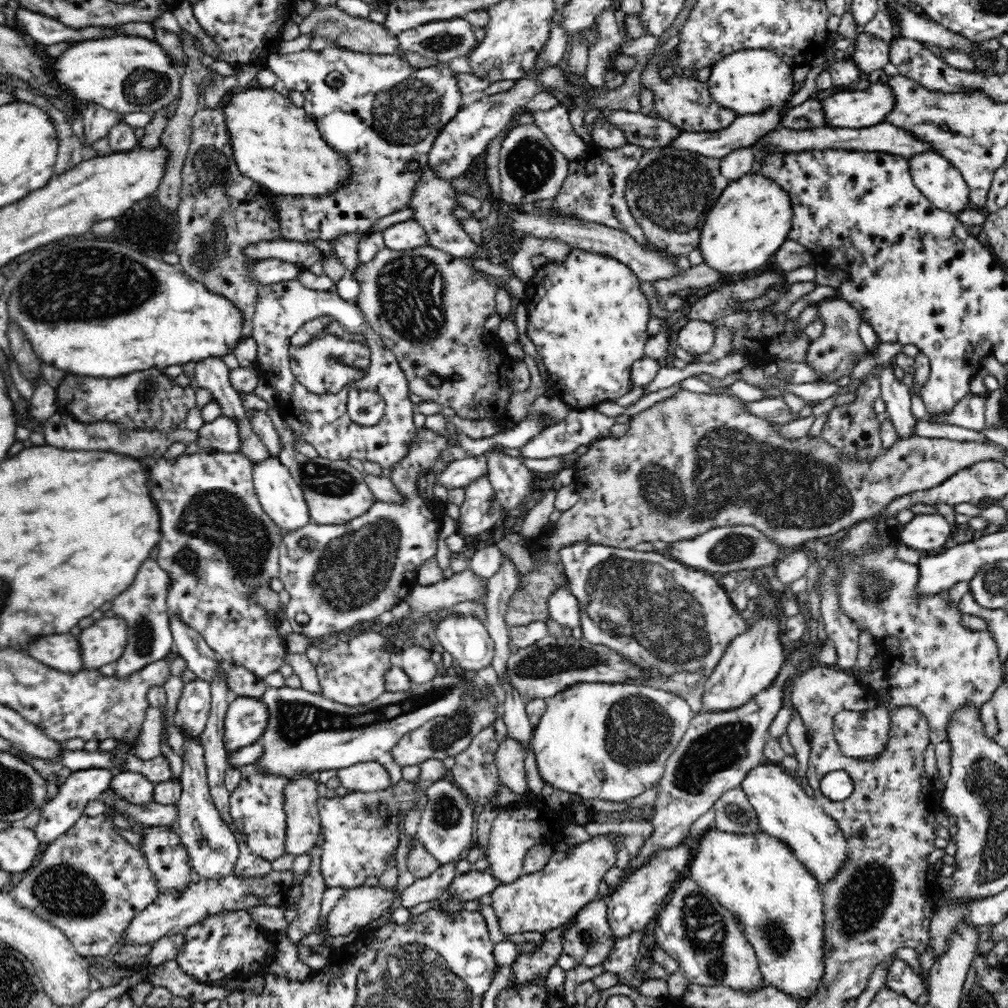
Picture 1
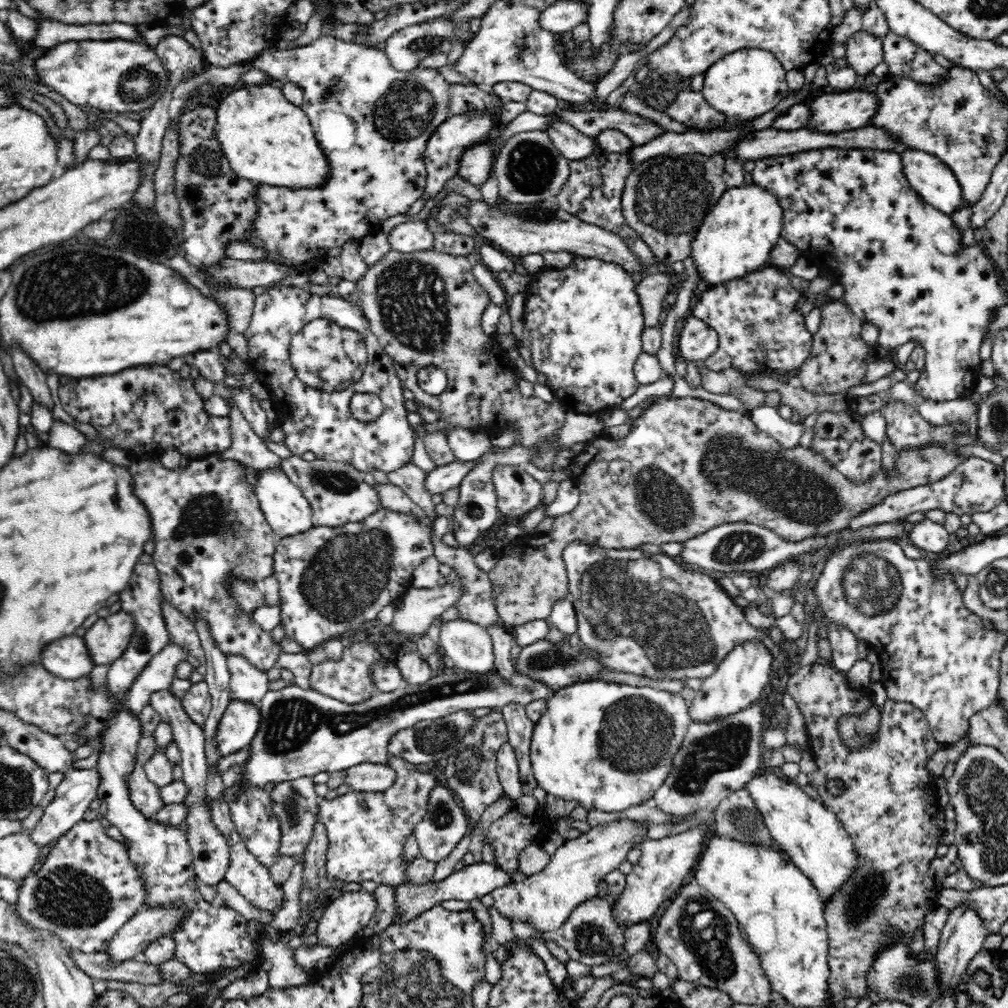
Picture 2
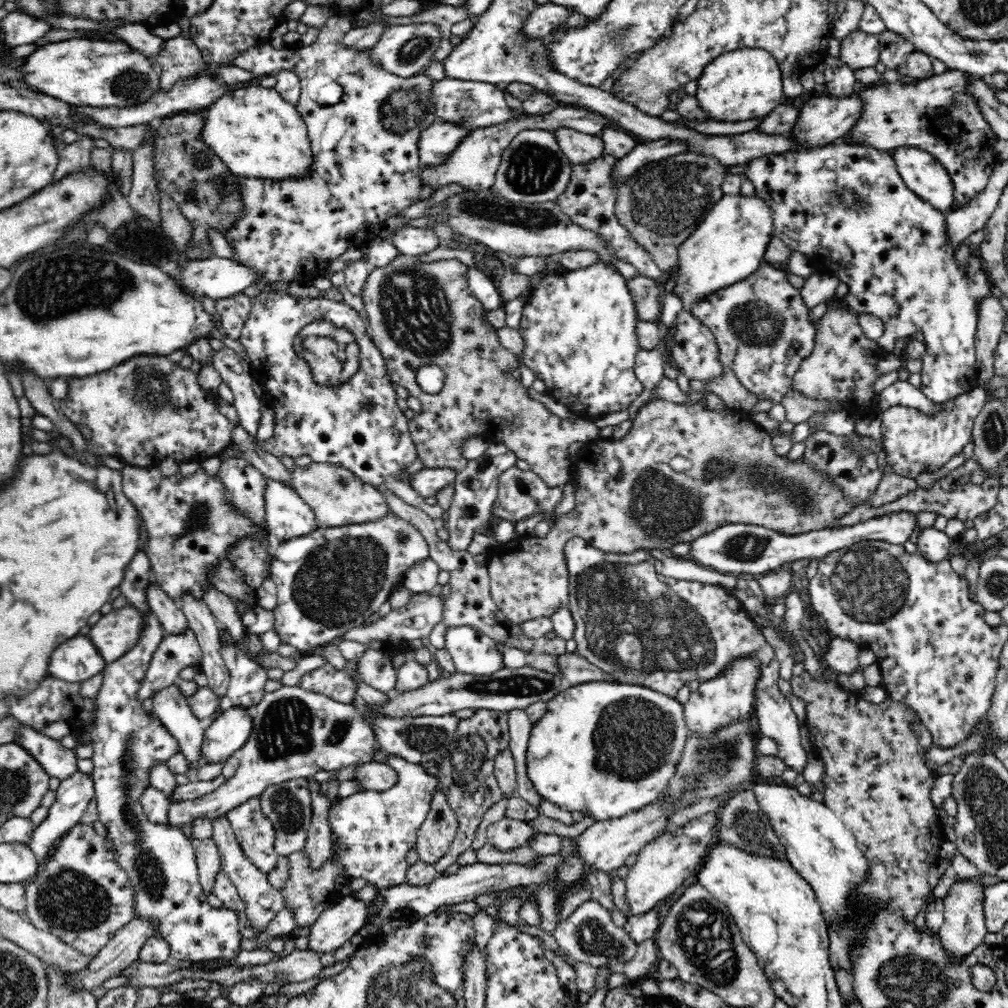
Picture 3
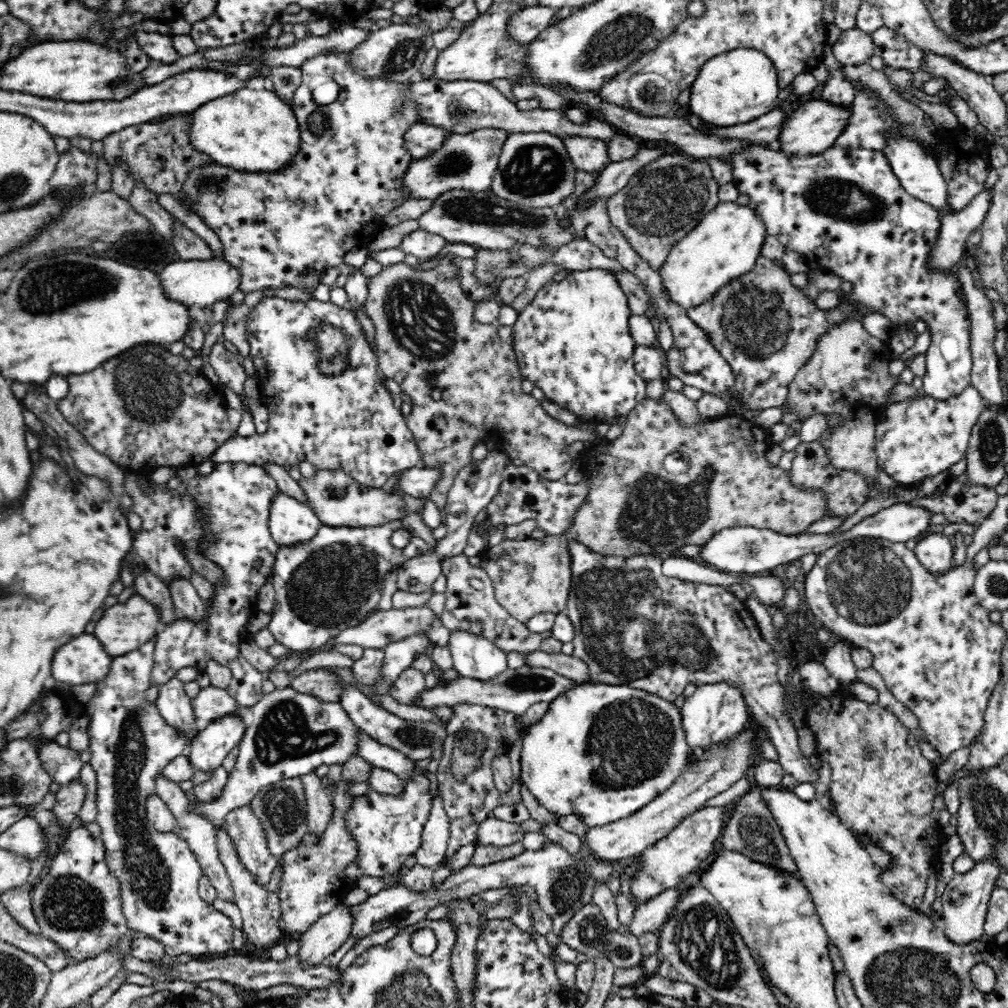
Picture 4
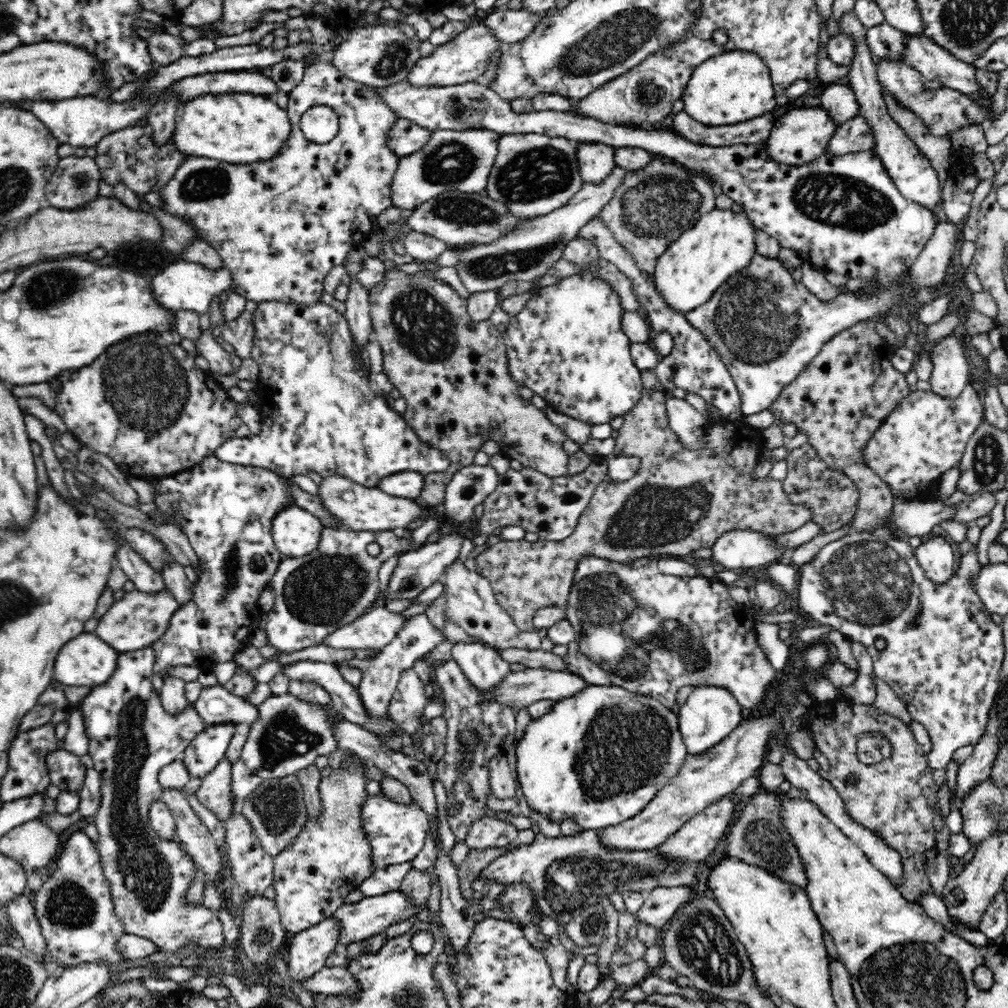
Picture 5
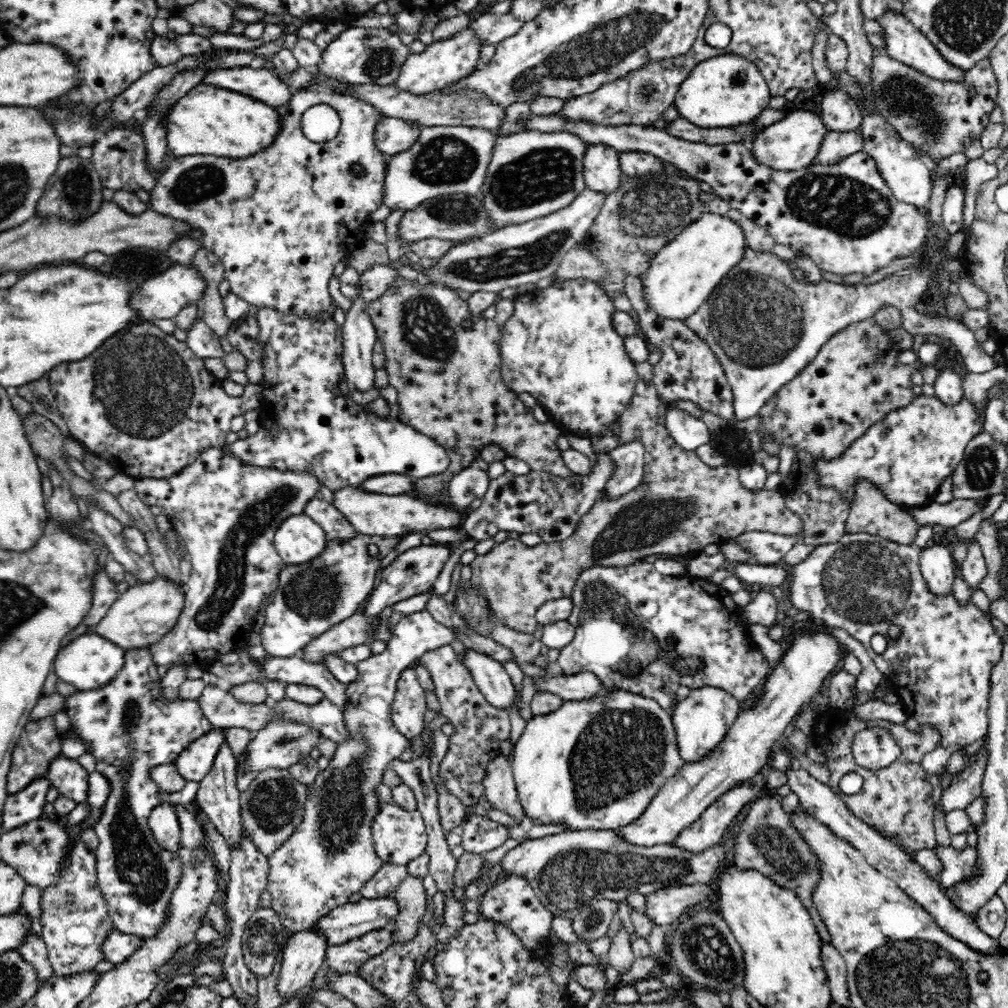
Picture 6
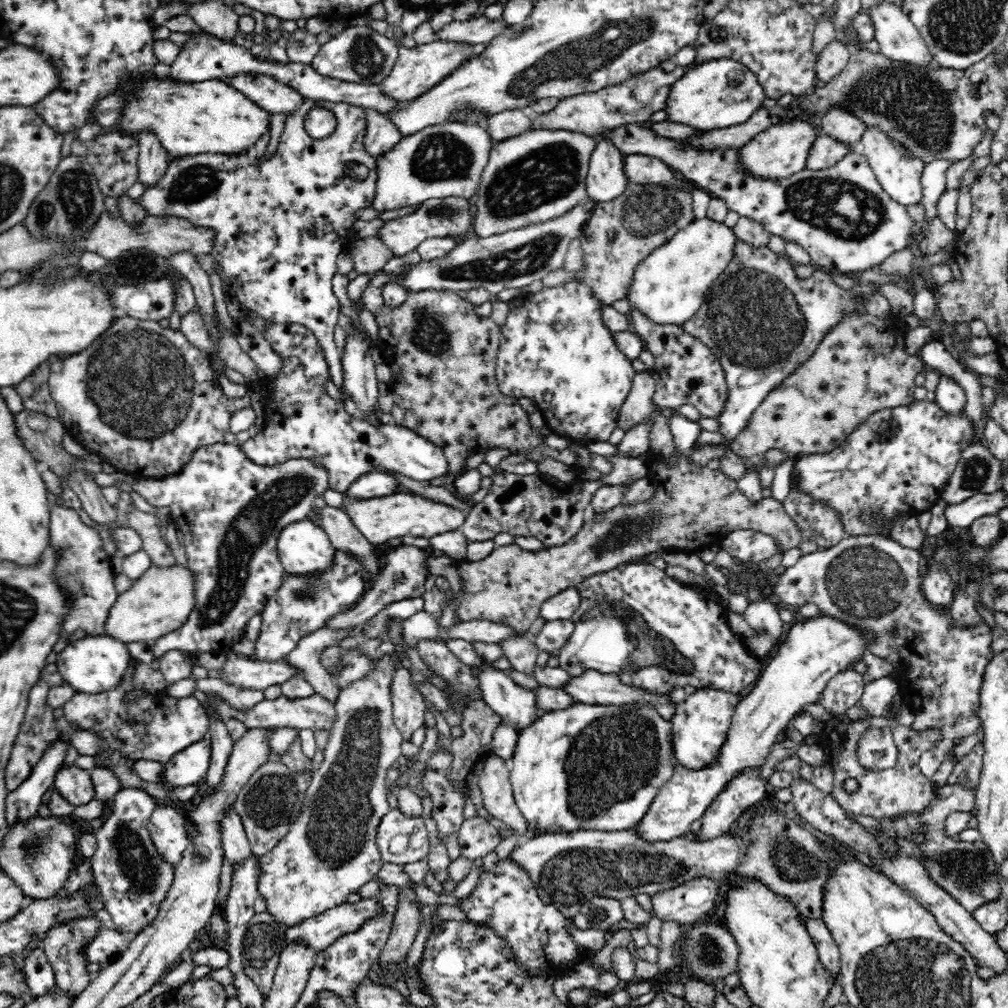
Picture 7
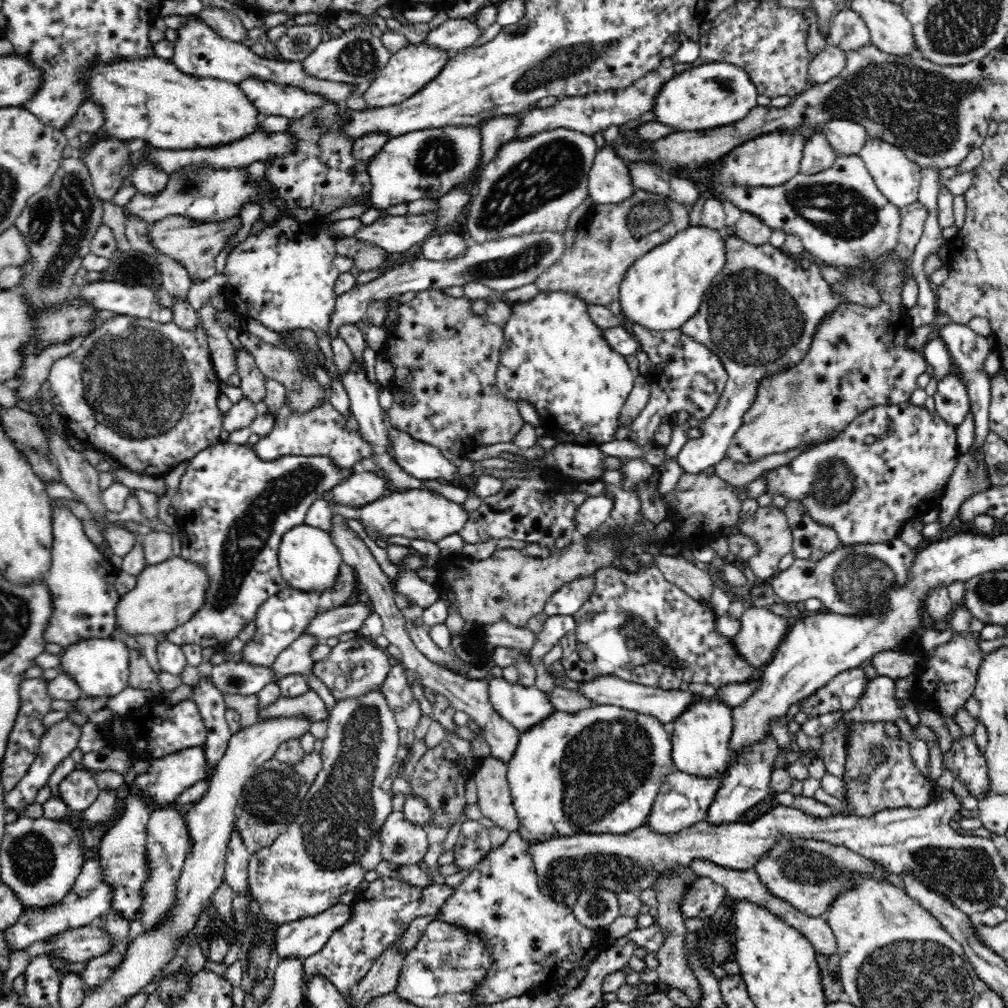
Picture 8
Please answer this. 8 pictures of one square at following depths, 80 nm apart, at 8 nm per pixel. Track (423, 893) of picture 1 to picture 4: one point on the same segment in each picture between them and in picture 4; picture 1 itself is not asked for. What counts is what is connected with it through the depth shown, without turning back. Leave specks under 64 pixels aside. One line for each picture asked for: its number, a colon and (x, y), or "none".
2: (470, 773)
3: (466, 776)
4: (475, 734)

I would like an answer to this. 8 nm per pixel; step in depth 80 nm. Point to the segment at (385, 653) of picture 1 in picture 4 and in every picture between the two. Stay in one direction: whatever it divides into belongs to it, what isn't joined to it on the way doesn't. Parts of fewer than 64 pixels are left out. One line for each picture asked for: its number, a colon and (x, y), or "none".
2: (349, 681)
3: (335, 684)
4: (322, 684)

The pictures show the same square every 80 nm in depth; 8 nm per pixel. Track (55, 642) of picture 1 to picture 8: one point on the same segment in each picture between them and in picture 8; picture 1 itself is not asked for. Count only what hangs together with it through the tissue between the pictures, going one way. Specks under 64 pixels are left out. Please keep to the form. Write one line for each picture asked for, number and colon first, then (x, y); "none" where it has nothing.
2: (68, 658)
3: (77, 659)
4: (84, 659)
5: (86, 660)
6: (90, 662)
7: (96, 664)
8: (101, 667)

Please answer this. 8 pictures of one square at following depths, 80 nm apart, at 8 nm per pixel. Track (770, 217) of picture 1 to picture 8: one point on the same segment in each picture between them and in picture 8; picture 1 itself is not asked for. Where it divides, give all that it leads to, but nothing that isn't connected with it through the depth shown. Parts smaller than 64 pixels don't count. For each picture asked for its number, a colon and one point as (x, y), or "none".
2: (735, 238)
3: (730, 242)
4: (725, 244)
5: (687, 274)
6: (681, 276)
7: (668, 287)
8: (663, 289)

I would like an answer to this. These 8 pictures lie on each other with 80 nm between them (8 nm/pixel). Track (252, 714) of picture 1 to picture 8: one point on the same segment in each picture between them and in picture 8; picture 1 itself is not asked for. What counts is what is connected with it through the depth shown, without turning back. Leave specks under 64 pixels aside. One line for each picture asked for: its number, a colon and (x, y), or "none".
2: (241, 720)
3: (226, 733)
4: (208, 749)
5: (207, 749)
6: (194, 762)
7: (189, 766)
8: (164, 779)

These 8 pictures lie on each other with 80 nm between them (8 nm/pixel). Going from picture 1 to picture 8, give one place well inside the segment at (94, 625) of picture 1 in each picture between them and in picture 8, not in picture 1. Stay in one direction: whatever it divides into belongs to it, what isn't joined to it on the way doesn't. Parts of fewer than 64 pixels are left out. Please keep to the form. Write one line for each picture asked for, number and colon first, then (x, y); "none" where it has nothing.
2: (108, 638)
3: (116, 633)
4: (123, 628)
5: (139, 619)
6: (140, 617)
7: (160, 601)
8: (168, 594)

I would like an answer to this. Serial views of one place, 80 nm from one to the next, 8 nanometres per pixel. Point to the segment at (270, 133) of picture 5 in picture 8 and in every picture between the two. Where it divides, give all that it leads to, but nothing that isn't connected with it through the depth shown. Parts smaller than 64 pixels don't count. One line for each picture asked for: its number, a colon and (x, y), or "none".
6: (206, 120)
7: (188, 118)
8: (151, 99)

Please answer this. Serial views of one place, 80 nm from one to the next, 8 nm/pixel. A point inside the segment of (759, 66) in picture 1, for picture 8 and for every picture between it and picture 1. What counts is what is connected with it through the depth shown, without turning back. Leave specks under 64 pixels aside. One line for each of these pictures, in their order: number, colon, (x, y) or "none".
2: (747, 83)
3: (740, 85)
4: (735, 87)
5: (729, 88)
6: (727, 91)
7: (721, 93)
8: (717, 94)

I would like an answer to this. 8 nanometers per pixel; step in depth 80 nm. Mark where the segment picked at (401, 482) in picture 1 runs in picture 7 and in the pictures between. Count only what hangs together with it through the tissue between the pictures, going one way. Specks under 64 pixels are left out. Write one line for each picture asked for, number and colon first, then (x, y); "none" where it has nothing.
2: (332, 579)
3: (335, 579)
4: (332, 583)
5: (314, 595)
6: (313, 597)
7: (302, 605)

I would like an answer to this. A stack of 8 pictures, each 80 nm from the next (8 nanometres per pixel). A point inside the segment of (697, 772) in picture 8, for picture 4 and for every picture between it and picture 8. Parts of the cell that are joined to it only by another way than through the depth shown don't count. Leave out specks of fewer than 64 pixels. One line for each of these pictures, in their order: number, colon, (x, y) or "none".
4: (715, 712)
5: (710, 713)
6: (701, 720)
7: (702, 722)

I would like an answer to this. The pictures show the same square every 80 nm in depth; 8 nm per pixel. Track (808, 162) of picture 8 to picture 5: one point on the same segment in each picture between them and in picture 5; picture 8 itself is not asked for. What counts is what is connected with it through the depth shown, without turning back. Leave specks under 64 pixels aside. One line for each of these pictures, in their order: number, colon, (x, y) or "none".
5: (855, 136)
6: (836, 146)
7: (826, 151)

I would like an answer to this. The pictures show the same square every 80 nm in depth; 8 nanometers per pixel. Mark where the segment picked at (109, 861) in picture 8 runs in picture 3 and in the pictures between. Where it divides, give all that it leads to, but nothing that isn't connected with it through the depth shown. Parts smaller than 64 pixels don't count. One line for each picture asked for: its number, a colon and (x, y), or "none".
3: (160, 861)
4: (130, 743)
5: (130, 737)
6: (129, 727)
7: (132, 878)

